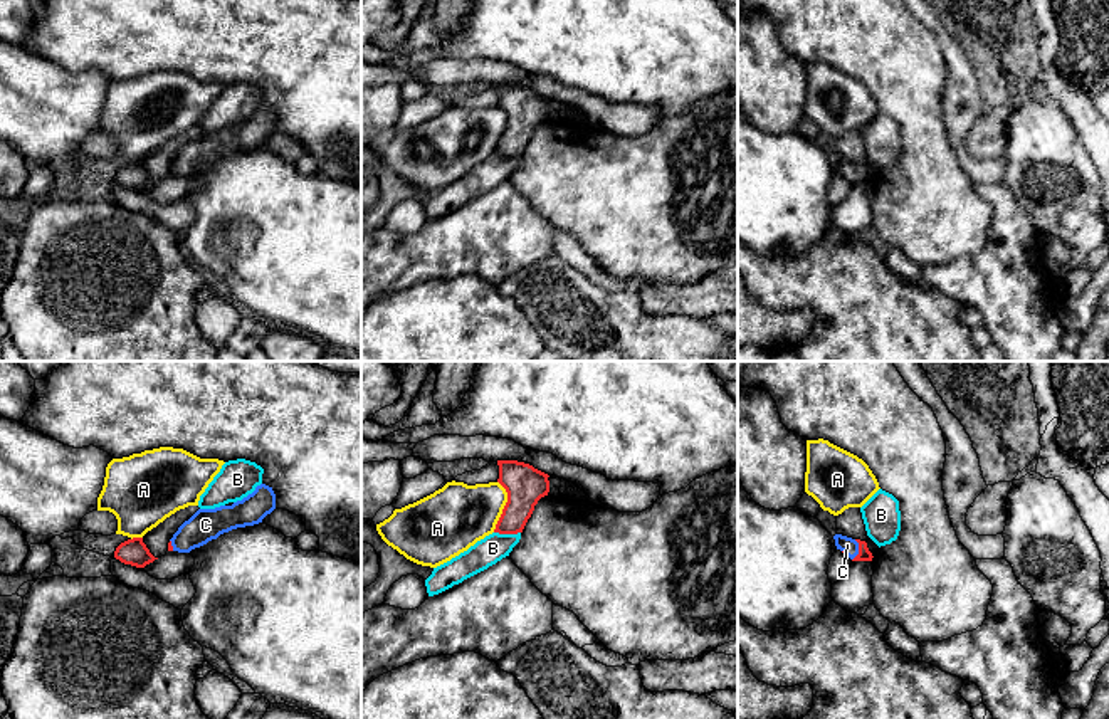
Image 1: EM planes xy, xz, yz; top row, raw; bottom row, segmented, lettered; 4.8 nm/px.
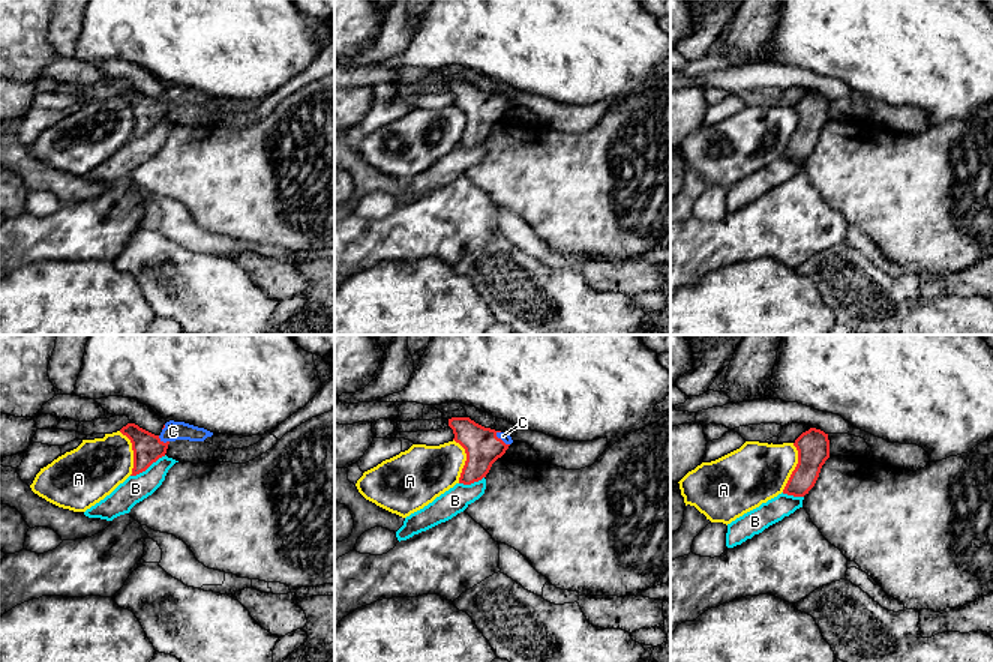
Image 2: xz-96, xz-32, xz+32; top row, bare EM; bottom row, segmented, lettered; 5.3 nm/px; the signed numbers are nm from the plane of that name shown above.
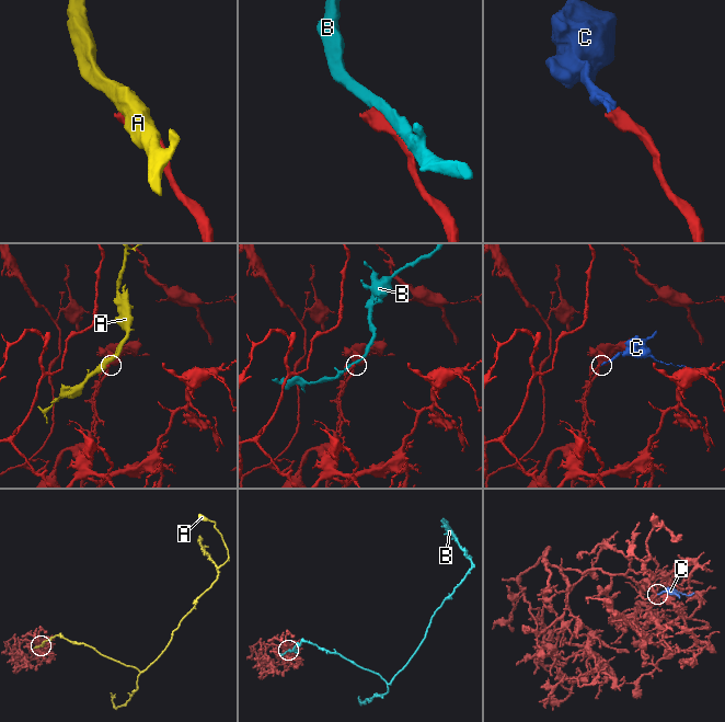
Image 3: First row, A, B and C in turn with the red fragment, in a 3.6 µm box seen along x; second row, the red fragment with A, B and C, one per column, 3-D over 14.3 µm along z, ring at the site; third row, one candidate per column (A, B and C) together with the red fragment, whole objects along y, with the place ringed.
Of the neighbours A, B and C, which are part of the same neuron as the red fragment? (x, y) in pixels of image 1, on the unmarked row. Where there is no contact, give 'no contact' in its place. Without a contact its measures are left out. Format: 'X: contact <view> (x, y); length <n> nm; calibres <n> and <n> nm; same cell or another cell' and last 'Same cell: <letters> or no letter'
A: contact xz (504, 130); length 240 nm; calibres 190 and 320 nm; another cell
B: contact xz (508, 157); length 130 nm; calibres 190 and 140 nm; another cell
C: contact yz (859, 173); length 110 nm; calibres 60 and 80 nm; same cell
Same cell: C

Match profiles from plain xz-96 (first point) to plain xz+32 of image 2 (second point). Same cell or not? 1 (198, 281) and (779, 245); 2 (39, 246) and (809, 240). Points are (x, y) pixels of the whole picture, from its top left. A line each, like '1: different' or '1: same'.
1: different
2: same

